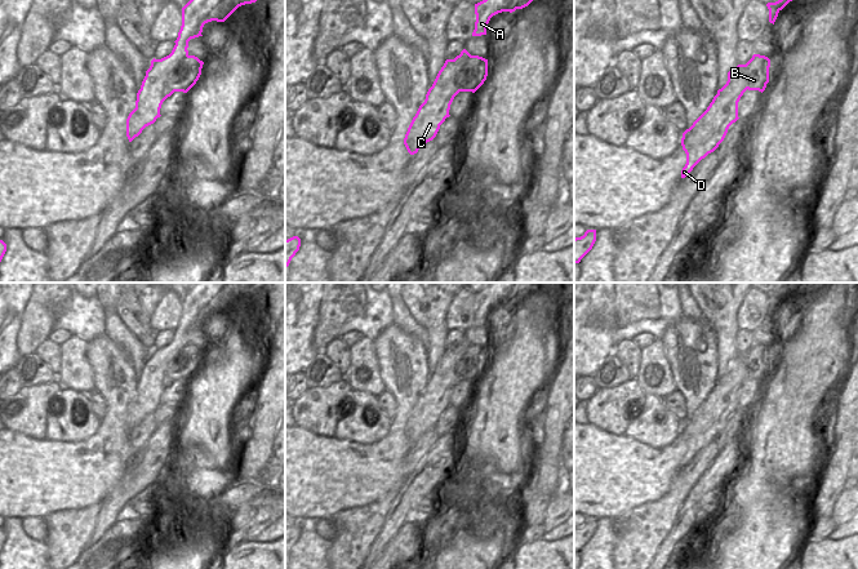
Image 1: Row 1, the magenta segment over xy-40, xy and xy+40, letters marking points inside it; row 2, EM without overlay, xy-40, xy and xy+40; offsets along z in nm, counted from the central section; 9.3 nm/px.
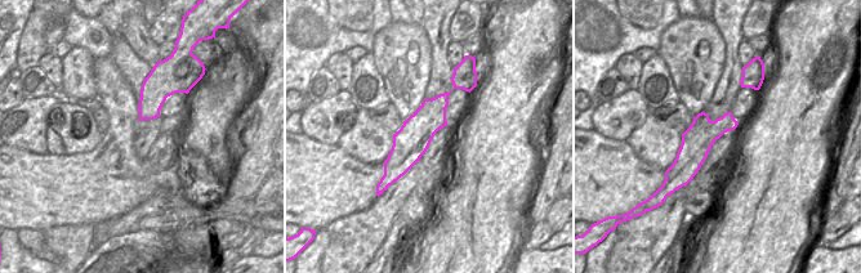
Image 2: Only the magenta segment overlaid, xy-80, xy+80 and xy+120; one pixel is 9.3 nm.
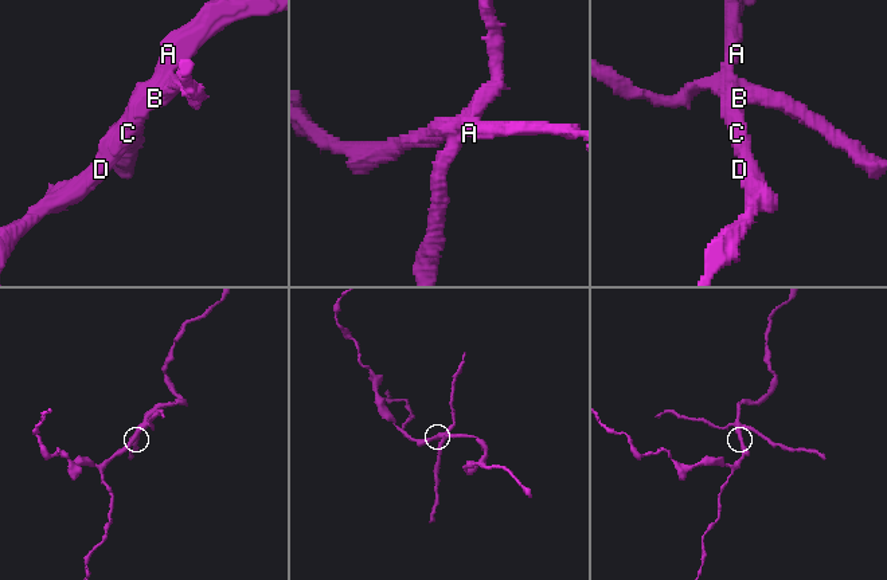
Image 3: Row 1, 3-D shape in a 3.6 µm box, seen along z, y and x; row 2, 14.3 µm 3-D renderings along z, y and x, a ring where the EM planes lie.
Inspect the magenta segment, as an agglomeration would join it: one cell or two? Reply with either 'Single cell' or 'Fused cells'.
Fused cells

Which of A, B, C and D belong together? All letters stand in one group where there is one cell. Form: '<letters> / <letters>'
A C D / B

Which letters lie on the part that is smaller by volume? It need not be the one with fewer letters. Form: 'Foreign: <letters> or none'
Foreign: B

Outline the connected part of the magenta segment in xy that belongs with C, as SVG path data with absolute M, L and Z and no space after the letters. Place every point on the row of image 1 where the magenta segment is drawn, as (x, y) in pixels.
M463 49L454 59L446 59L439 71L405 134L404 145L410 155L417 154L424 143L432 141L440 125L450 116L450 105L459 93L457 76L470 57L471 54Z

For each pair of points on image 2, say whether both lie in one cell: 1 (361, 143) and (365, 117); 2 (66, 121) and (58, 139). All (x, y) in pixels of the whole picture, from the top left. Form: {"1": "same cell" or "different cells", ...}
{"1": "same cell", "2": "same cell"}

